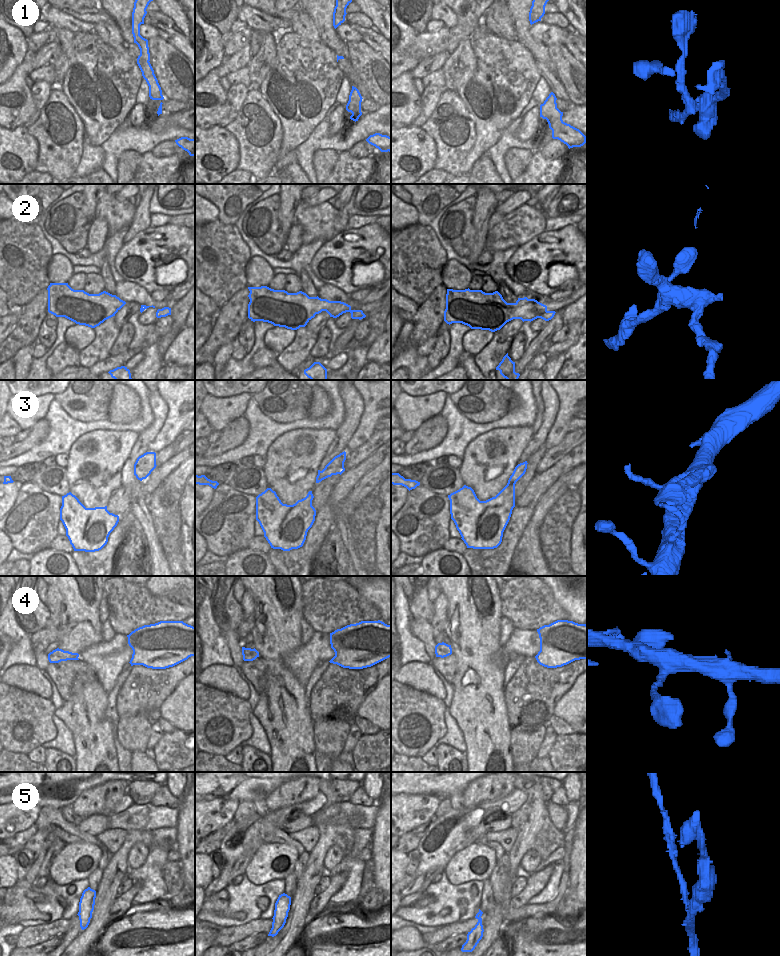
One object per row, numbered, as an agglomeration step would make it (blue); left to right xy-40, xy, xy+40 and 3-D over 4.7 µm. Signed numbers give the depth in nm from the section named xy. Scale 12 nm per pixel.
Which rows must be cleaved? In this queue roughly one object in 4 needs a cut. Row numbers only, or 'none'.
2

